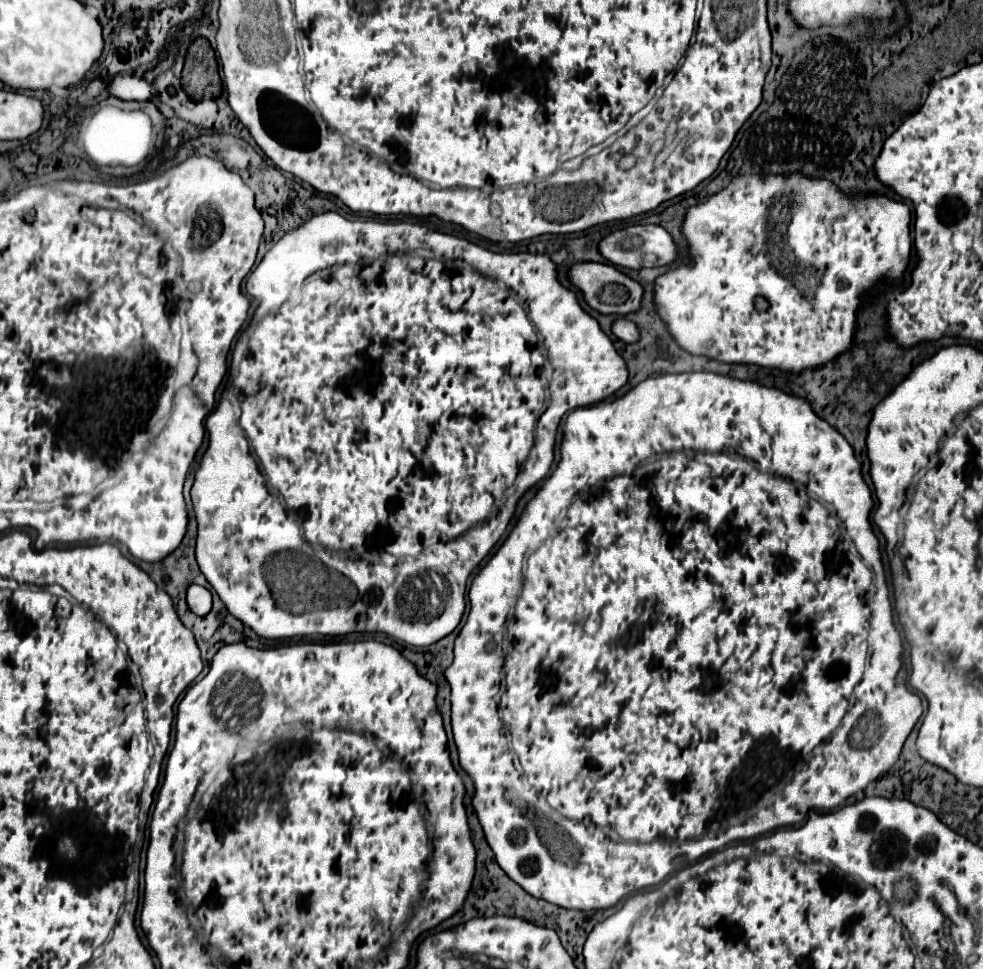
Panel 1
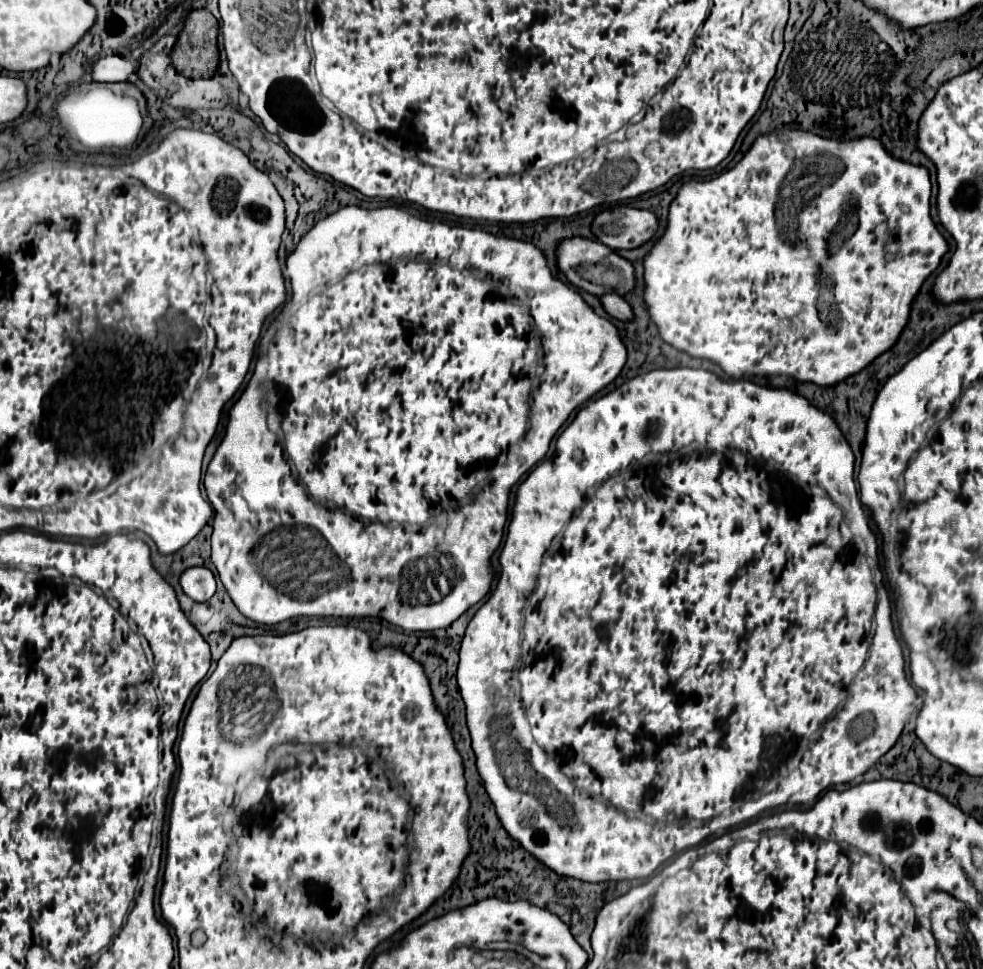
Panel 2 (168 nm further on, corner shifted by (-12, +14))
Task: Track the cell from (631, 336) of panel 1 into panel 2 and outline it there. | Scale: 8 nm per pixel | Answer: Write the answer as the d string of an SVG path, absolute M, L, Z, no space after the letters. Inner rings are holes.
M606 294L606 296L600 296L602 300L602 306L606 308L606 312L618 320L624 320L624 322L630 322L634 320L634 312L630 308L630 304L622 298L622 296L616 296L616 294Z

